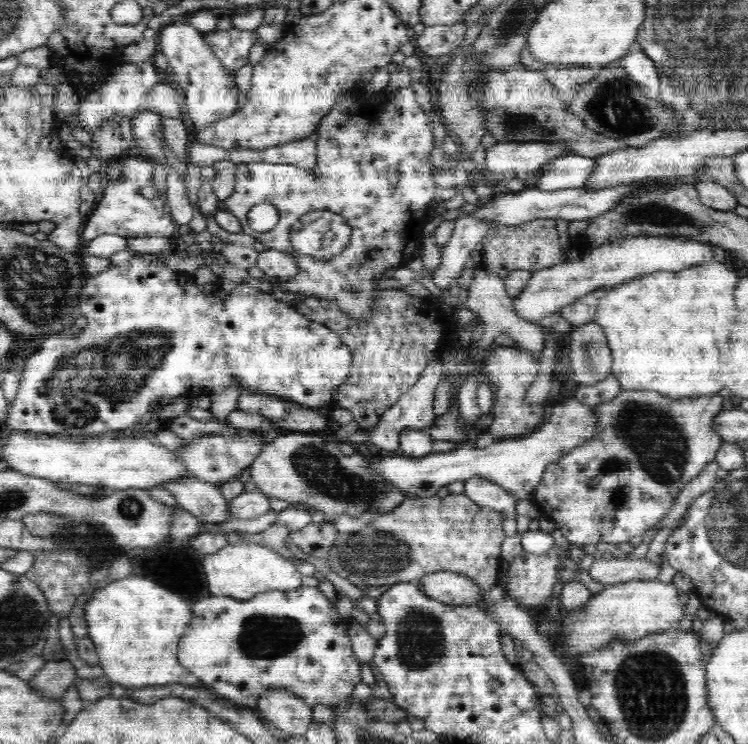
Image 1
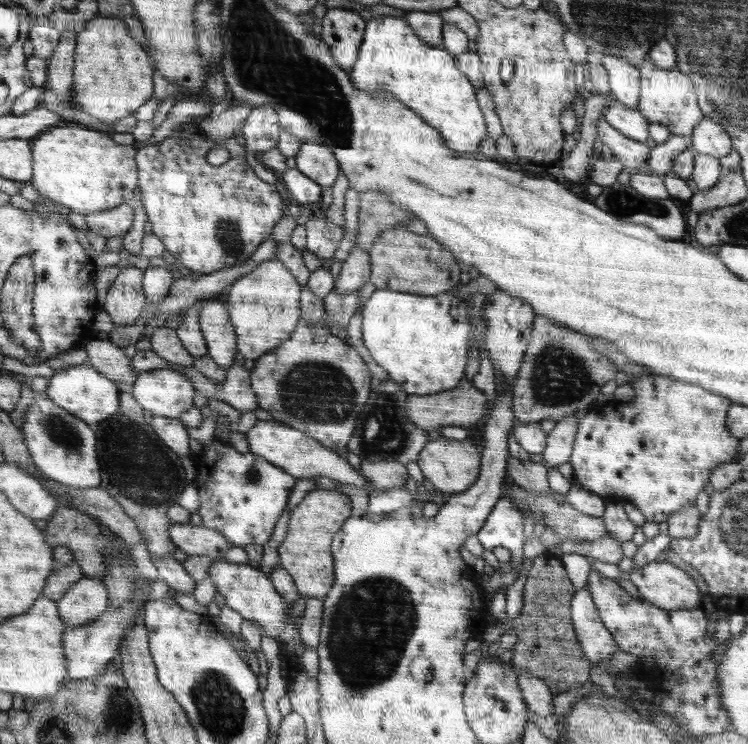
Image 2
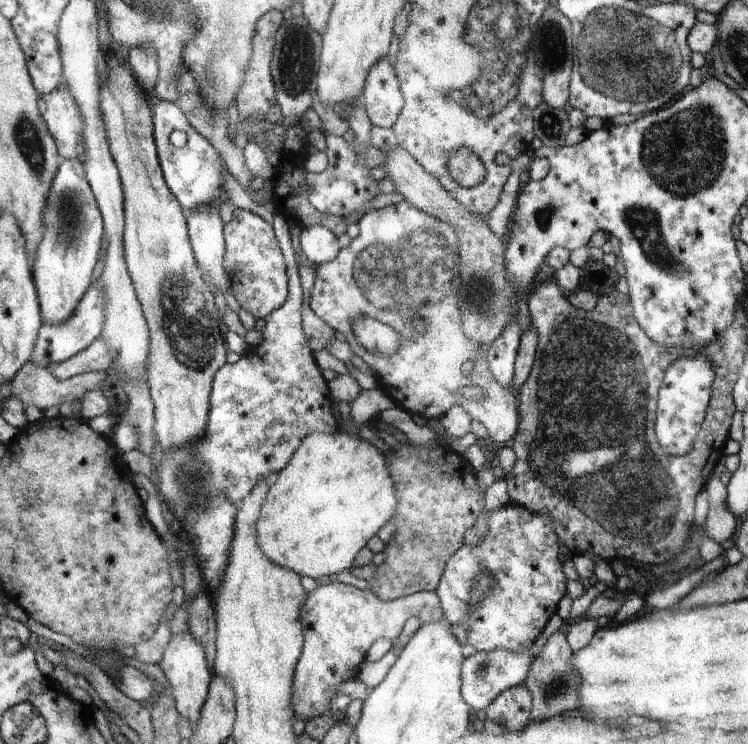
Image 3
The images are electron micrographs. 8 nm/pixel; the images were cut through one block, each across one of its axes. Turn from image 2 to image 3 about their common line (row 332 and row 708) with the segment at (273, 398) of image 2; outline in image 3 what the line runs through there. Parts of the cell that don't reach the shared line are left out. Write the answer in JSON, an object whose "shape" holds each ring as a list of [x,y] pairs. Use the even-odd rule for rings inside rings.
{"shape":[[[330,582],[324,586],[317,586],[307,594],[308,608],[304,608],[304,624],[308,624],[308,644],[303,644],[304,656],[300,656],[300,668],[296,668],[296,719],[311,720],[318,714],[325,714],[330,710],[332,696],[338,694],[338,686],[357,678],[358,666],[366,660],[368,650],[376,640],[388,638],[395,643],[402,634],[403,628],[411,618],[418,618],[421,624],[438,622],[443,619],[443,608],[439,596],[432,591],[419,591],[406,597],[392,601],[380,600],[374,592],[364,591],[342,582]]]}

